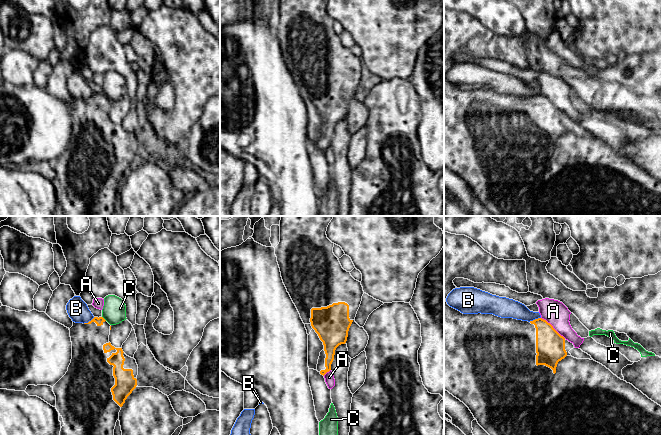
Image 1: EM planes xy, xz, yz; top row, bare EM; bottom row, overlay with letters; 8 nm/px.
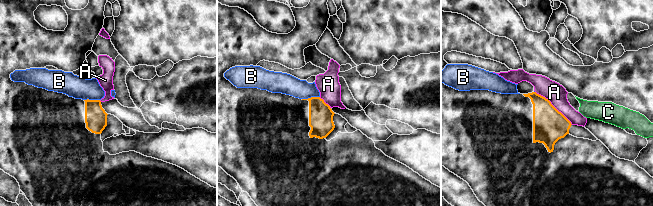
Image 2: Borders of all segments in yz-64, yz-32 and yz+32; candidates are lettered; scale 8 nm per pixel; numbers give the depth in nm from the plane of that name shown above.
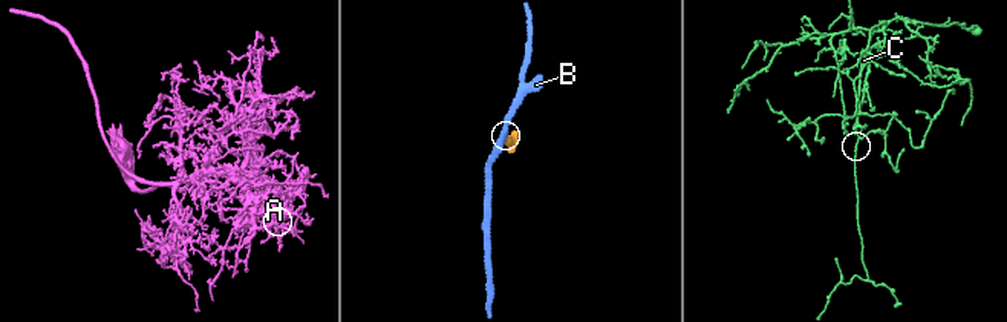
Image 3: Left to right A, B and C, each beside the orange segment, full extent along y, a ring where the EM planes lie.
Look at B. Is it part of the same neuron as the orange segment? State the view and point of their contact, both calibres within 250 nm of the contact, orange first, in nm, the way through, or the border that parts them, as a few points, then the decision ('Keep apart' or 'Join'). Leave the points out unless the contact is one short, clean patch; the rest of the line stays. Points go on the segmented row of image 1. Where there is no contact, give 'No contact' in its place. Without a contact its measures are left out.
Touches orange at yz (534, 320). Thickness 240 nm (orange) against 160 nm. Boundary: yz (540, 317), (529, 321). Keep apart

